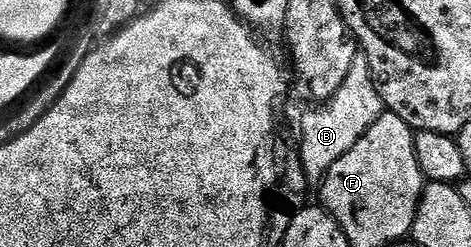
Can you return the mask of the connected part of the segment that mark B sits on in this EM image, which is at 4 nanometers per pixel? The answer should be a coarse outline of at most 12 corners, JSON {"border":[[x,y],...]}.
{"border":[[360,53],[334,96],[302,119],[307,184],[322,179],[384,108]]}

